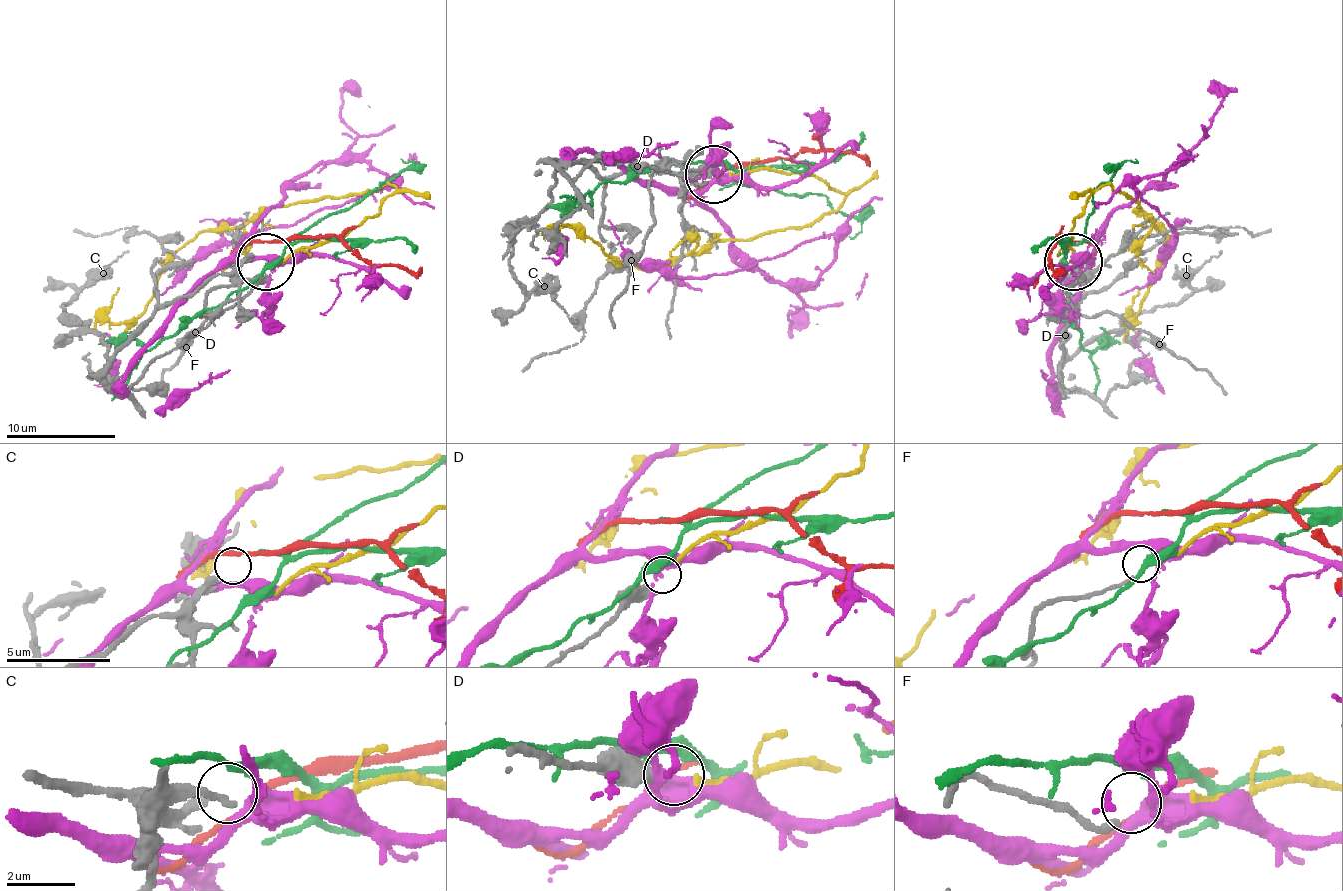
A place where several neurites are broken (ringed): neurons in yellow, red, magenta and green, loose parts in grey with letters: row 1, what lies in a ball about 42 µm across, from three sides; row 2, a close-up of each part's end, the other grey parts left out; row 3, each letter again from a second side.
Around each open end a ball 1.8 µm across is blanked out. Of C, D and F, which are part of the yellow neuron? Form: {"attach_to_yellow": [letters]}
{"attach_to_yellow": ["D"]}

